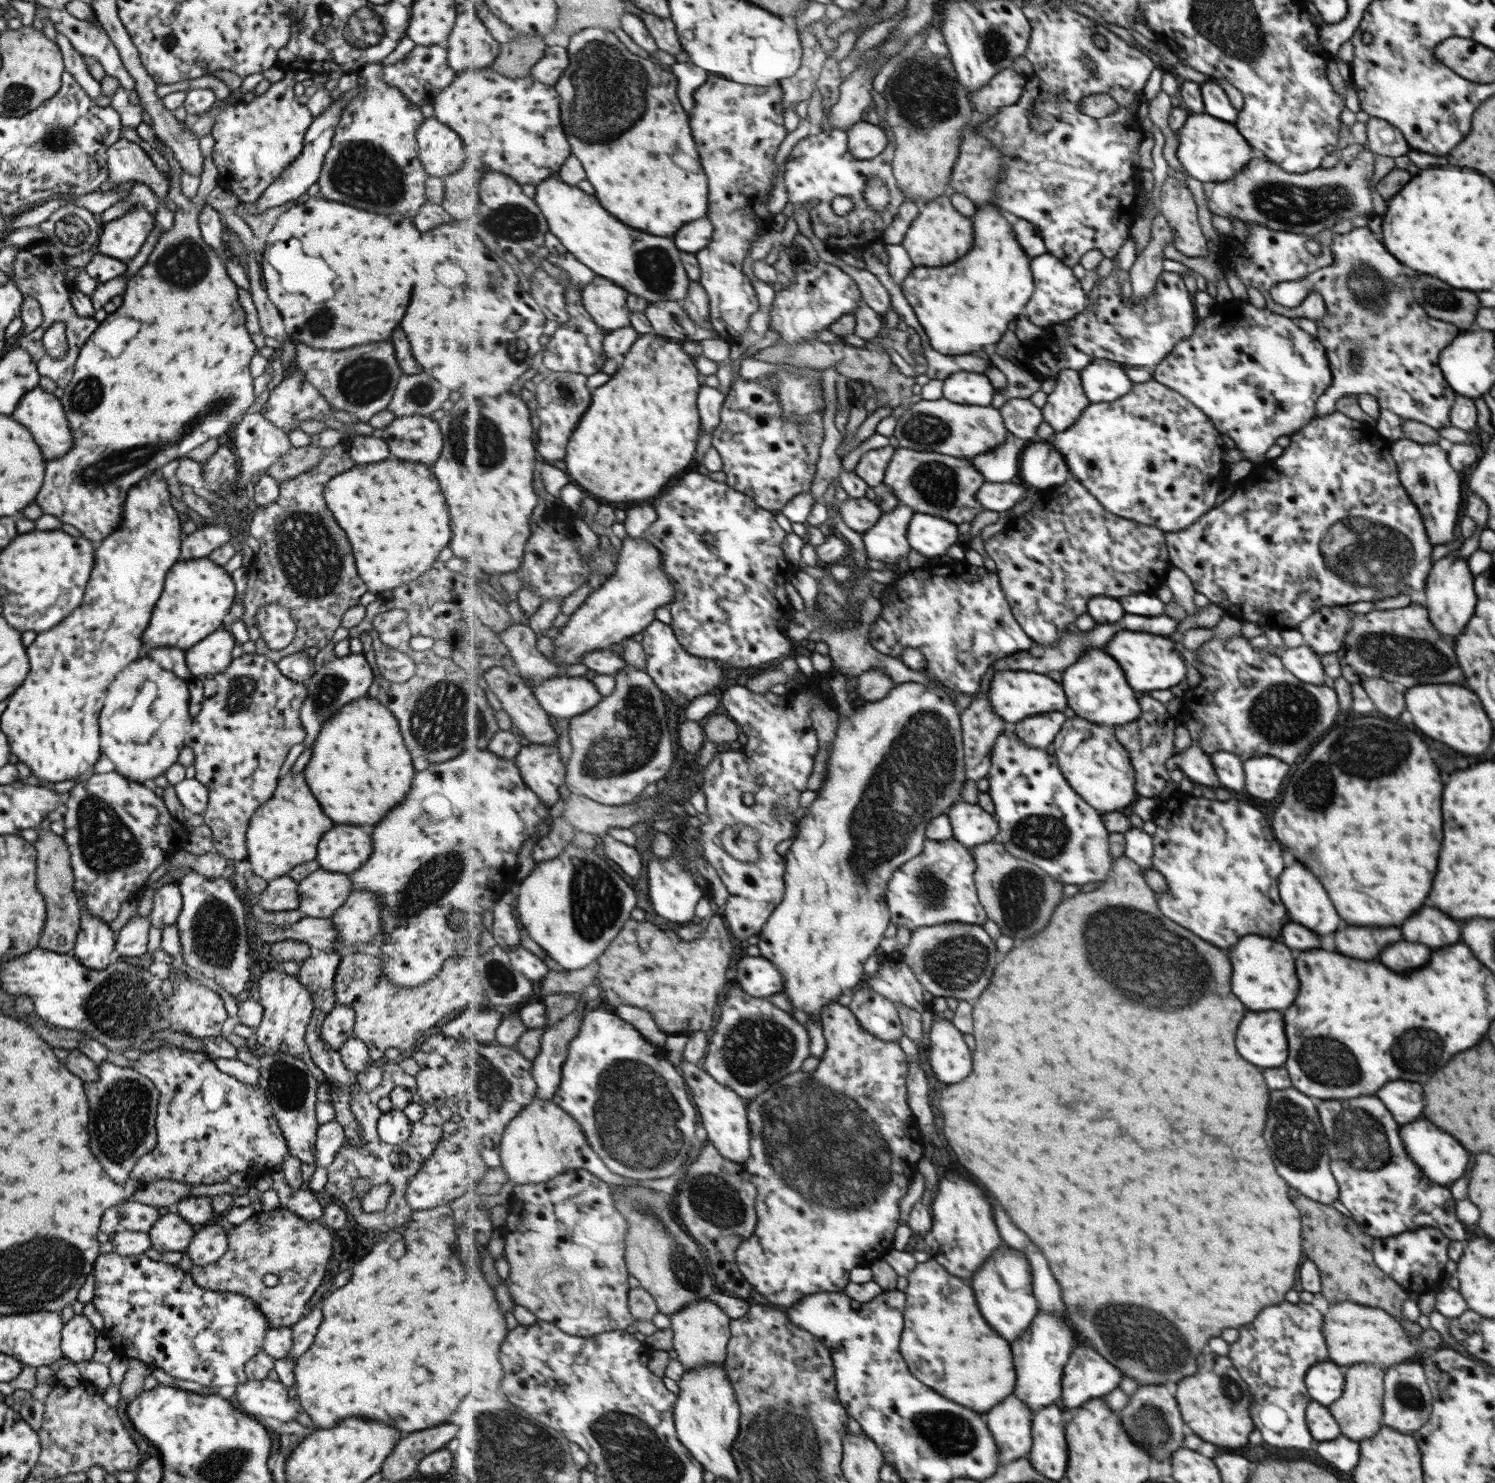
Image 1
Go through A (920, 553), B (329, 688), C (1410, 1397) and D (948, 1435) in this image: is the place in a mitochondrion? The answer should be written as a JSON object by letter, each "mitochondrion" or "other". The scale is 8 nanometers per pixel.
{"A":"other","B":"mitochondrion","C":"mitochondrion","D":"mitochondrion"}

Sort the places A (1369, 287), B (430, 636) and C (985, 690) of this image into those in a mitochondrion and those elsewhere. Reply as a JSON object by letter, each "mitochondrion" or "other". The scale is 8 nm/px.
{"A":"mitochondrion","B":"other","C":"other"}

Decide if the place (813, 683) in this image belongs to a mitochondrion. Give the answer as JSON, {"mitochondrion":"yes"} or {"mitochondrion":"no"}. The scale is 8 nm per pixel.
{"mitochondrion":"no"}

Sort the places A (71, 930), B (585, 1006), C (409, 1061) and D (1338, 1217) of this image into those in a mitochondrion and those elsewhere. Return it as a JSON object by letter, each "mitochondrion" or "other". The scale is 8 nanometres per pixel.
{"A":"other","B":"other","C":"other","D":"other"}

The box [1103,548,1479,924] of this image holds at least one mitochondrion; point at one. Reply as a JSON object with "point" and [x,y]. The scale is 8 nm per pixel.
{"point":[1393,652]}

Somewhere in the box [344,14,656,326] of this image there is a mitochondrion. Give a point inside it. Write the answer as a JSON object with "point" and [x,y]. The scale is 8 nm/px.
{"point":[603,71]}

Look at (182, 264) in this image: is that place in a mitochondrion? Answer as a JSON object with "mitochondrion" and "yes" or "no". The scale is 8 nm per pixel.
{"mitochondrion":"yes"}

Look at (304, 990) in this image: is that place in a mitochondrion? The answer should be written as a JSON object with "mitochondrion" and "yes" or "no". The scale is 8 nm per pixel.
{"mitochondrion":"no"}

